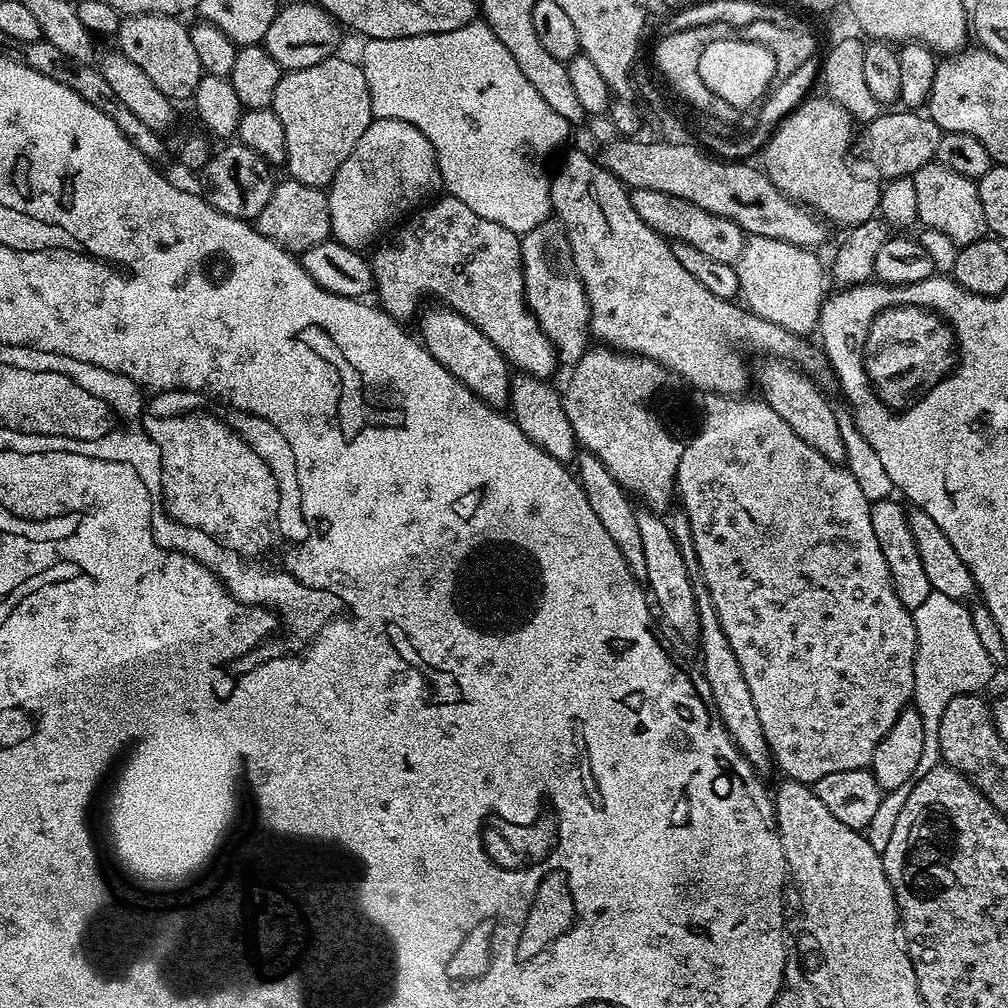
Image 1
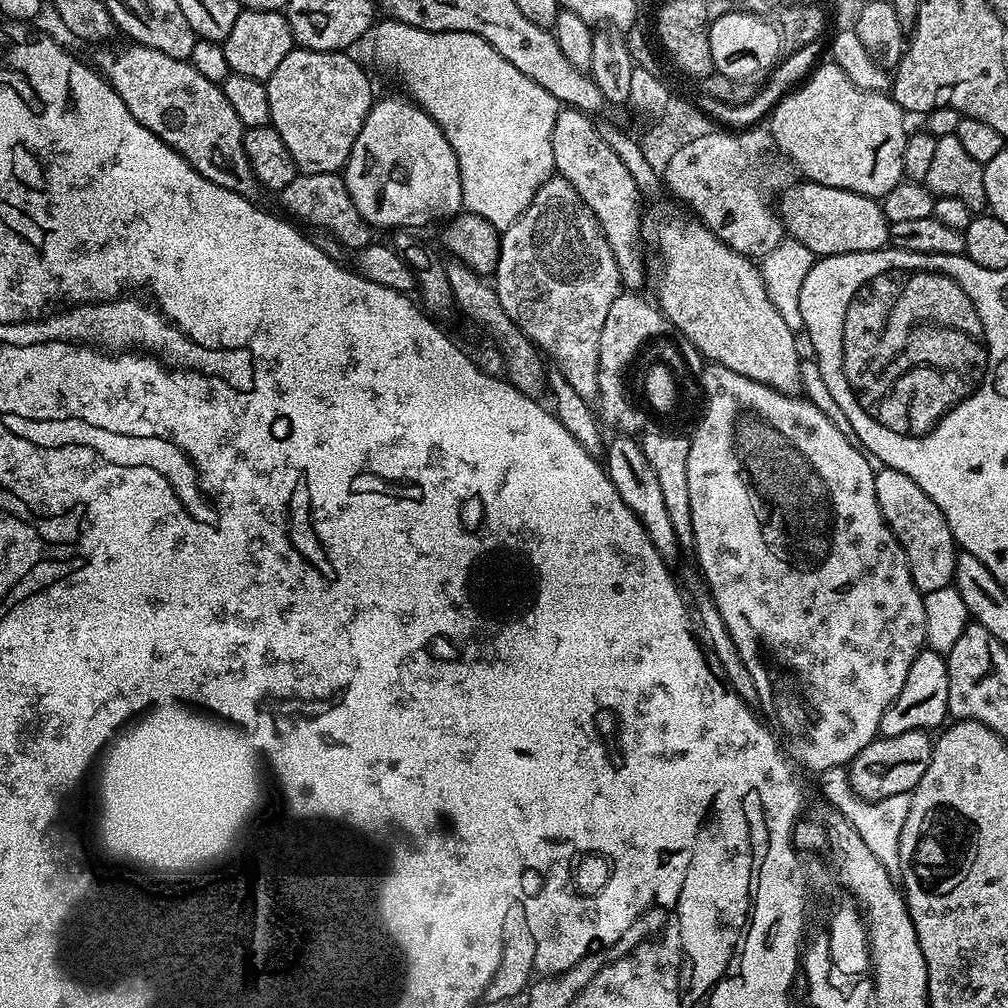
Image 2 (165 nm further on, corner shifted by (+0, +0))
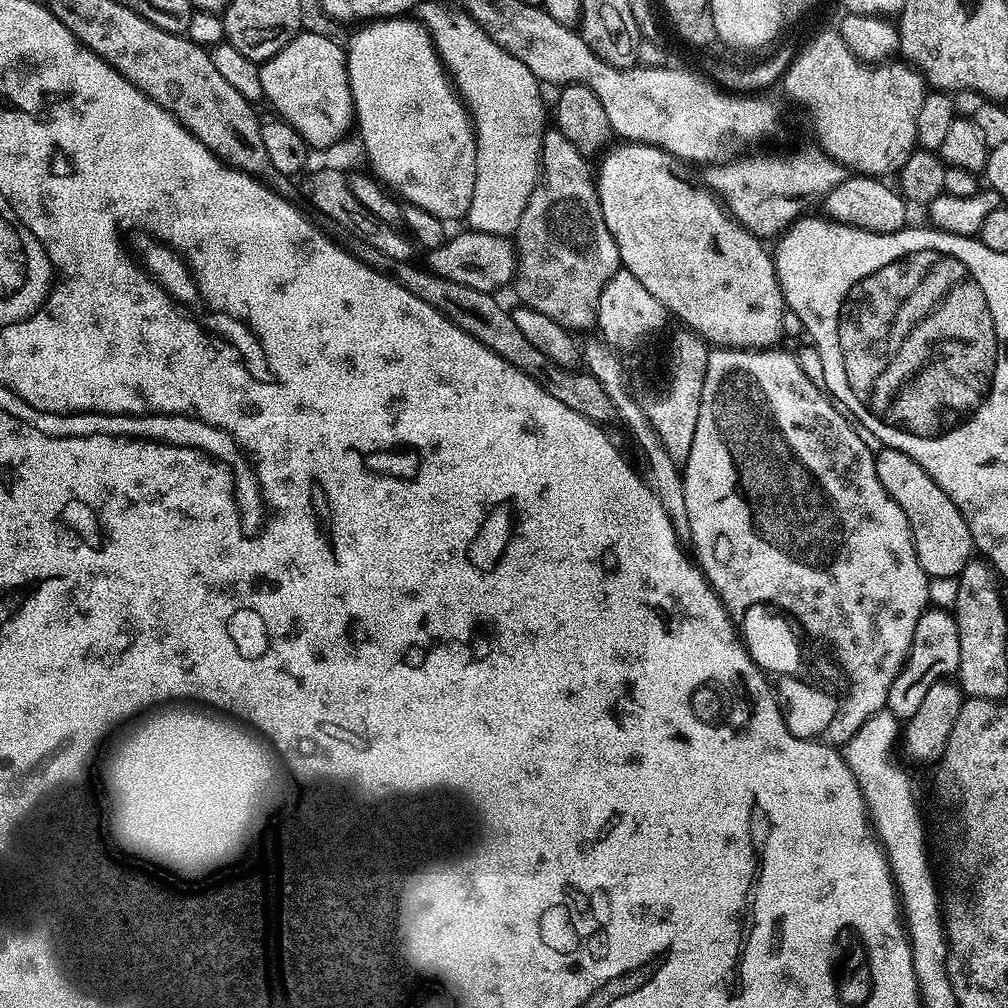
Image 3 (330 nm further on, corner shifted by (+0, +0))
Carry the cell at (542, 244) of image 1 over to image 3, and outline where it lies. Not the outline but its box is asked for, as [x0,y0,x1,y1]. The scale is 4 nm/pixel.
[514,127,622,330]

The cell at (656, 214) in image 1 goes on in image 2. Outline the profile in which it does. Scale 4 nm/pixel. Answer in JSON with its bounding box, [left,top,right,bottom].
[662,130,786,262]

